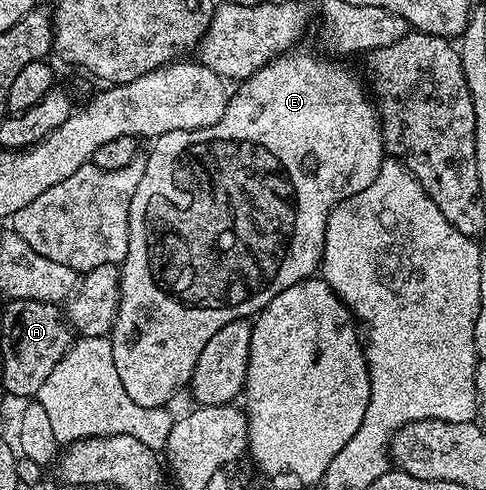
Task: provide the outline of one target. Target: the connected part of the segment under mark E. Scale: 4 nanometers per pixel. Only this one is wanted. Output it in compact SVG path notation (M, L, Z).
M285 53L276 56L272 62L267 63L262 69L258 69L258 73L254 73L248 79L243 80L239 84L237 91L231 92L226 109L222 113L222 117L218 121L214 121L214 125L203 127L202 129L194 129L193 131L171 131L165 135L155 136L152 152L146 155L146 173L142 173L142 182L138 185L138 193L134 193L134 201L130 201L130 217L128 218L128 252L124 258L124 262L119 264L120 268L120 305L116 320L110 332L112 341L112 352L114 353L114 366L118 368L118 377L122 377L122 389L126 389L126 393L130 397L130 401L134 401L143 407L164 407L167 399L175 393L179 387L184 387L192 379L192 395L196 398L195 402L202 407L210 405L222 405L223 403L232 403L241 398L244 390L244 382L246 381L246 369L248 368L248 358L250 357L250 337L252 336L252 323L244 318L255 316L268 302L274 297L278 297L278 293L282 293L282 289L290 289L290 285L294 285L299 279L311 279L317 274L320 258L324 252L324 238L326 237L326 225L328 218L334 207L337 207L344 199L354 197L354 193L362 193L362 189L366 189L366 185L370 185L370 181L374 181L374 177L378 177L378 169L384 163L386 152L384 150L384 142L382 141L382 133L380 132L380 116L377 115L373 100L370 98L369 92L362 86L361 80L351 75L346 68L340 63L335 63L332 59L323 59L320 55L296 55L297 53Z

